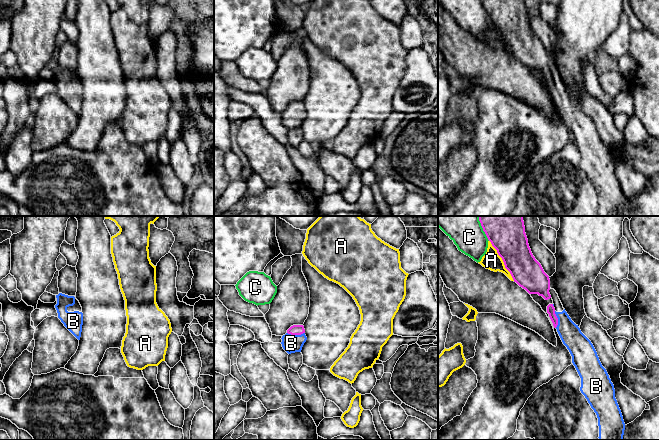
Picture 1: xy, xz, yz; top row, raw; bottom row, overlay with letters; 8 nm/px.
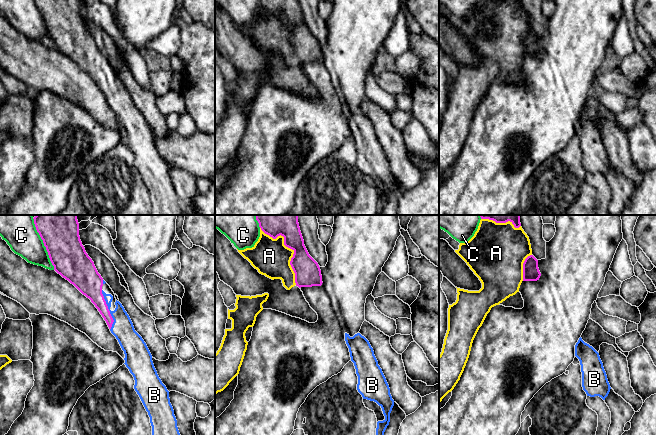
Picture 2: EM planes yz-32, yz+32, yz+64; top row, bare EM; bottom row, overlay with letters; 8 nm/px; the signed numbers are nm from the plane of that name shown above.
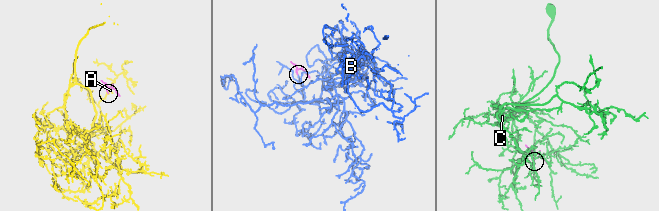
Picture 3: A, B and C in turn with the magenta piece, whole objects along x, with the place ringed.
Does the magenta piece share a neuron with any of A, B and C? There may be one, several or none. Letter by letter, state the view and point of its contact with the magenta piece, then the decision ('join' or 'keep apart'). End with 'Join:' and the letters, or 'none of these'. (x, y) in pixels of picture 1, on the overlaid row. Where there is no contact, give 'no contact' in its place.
A: contact yz (502, 259); keep apart
B: contact xz (296, 334); join
C: contact yz (482, 227); keep apart
Join: B

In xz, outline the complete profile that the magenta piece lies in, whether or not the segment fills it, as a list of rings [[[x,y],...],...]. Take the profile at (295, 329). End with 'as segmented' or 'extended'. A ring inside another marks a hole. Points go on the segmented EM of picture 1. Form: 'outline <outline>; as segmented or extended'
outline [[[303,325],[291,326],[285,335],[282,336],[282,347],[288,353],[301,352],[304,343],[307,340]]]; extended

